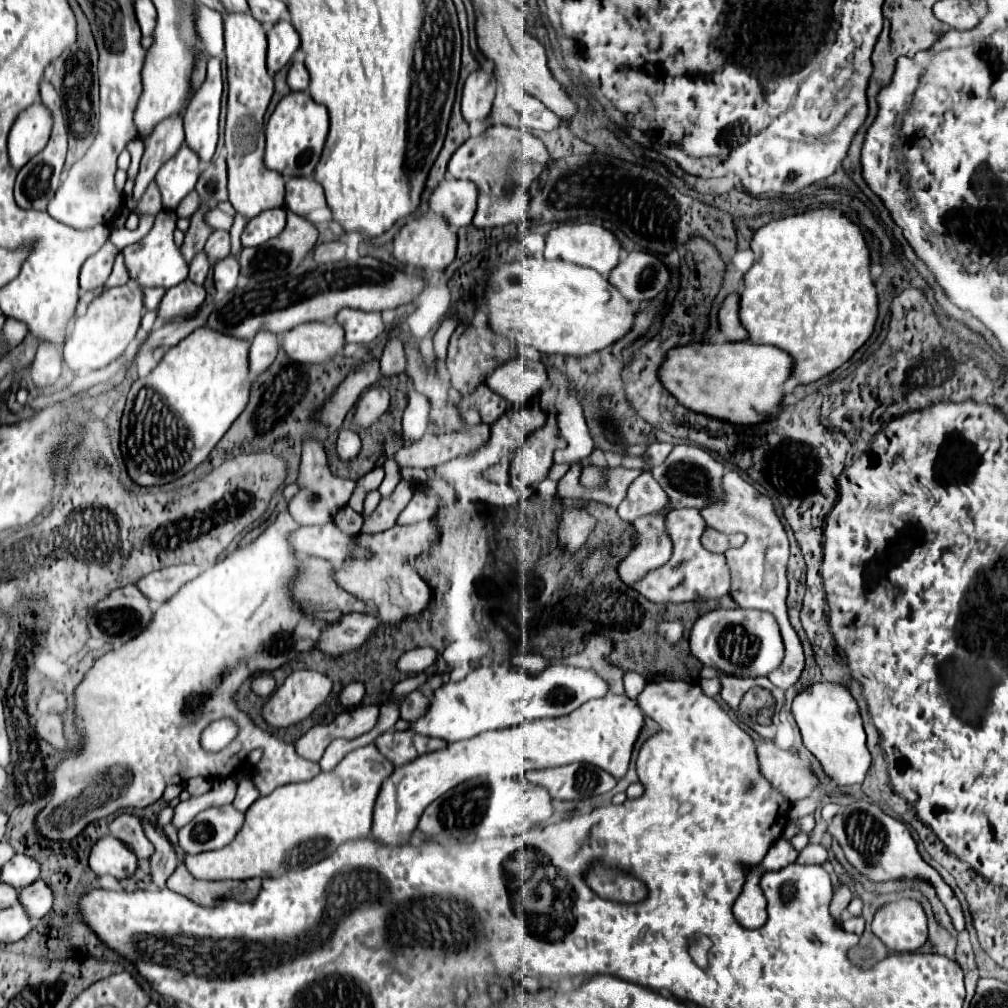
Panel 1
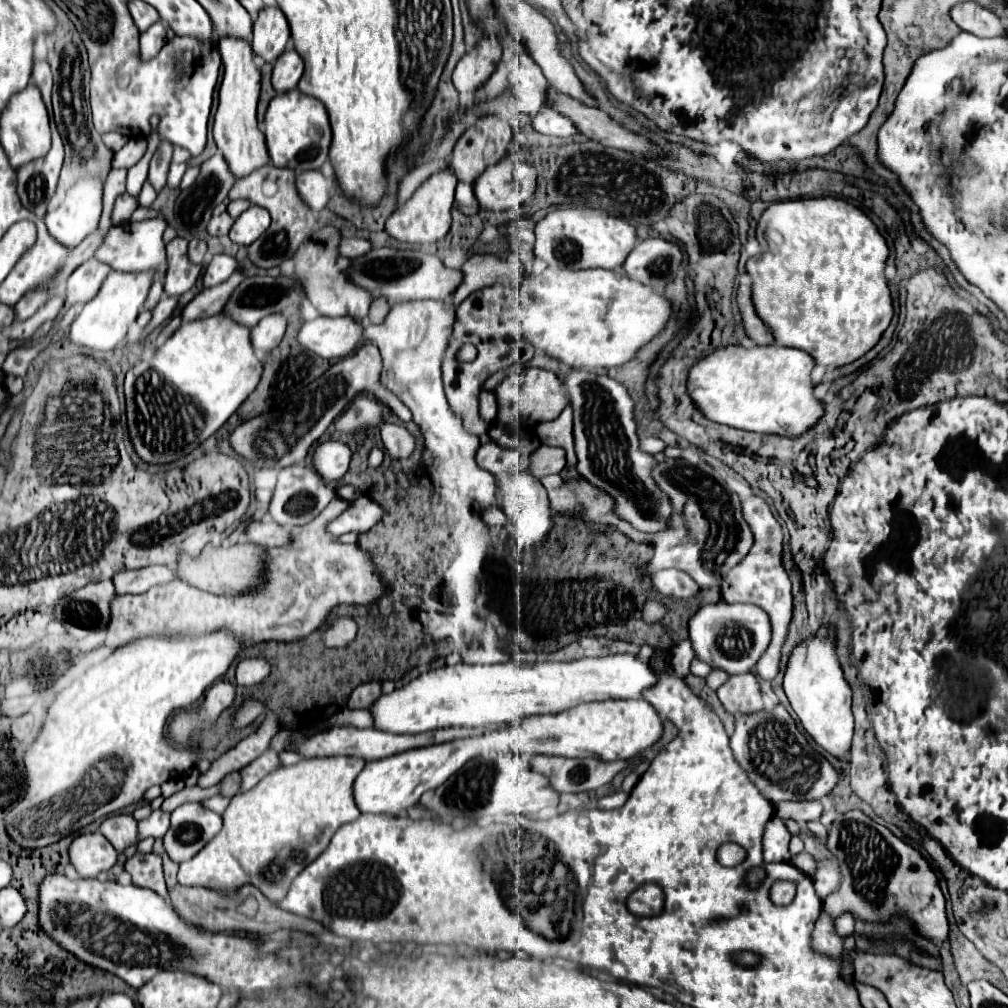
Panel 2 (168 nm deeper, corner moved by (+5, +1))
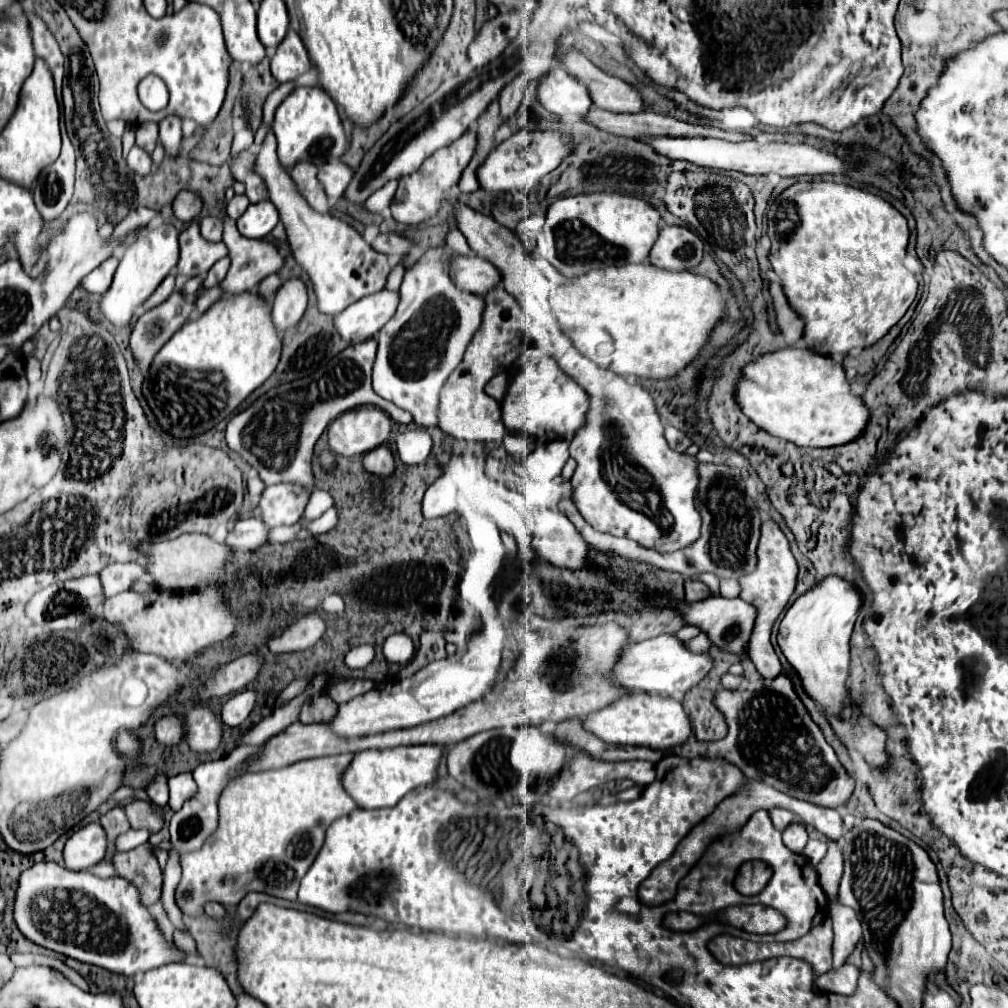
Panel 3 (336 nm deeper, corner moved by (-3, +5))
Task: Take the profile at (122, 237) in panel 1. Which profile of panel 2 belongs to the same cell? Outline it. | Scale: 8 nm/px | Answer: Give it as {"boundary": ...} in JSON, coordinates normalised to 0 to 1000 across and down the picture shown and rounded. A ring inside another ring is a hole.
{"boundary":[[[145,179],[145,183],[141,185],[141,190],[139,190],[139,204],[149,204],[151,200],[153,200],[153,196],[155,196],[155,188],[151,187],[151,183]]]}

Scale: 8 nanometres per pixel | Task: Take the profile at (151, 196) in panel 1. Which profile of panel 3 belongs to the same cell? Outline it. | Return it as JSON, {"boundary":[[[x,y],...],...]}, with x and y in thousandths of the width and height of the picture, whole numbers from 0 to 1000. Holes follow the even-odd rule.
{"boundary":[[[169,115],[169,117],[163,117],[161,123],[159,123],[159,141],[165,149],[165,153],[169,157],[175,157],[177,155],[177,149],[179,149],[179,141],[181,141],[181,127],[179,127],[179,117],[175,115]]]}

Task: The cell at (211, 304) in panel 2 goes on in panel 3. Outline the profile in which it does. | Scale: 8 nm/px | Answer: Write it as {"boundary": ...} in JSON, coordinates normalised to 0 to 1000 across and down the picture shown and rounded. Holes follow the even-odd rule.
{"boundary":[[[224,214],[224,220],[222,220],[222,242],[226,244],[226,250],[228,250],[228,258],[230,258],[230,264],[224,272],[224,276],[220,278],[218,286],[220,286],[220,292],[240,292],[240,290],[250,290],[260,276],[264,276],[266,272],[272,272],[280,266],[282,262],[282,256],[276,252],[276,248],[262,240],[262,238],[248,238],[248,236],[242,236],[236,228],[234,228],[234,220],[228,218]]]}

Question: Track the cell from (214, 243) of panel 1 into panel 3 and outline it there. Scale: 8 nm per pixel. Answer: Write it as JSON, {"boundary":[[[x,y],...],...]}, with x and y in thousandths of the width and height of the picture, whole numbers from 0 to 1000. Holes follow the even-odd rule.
{"boundary":[[[232,194],[228,200],[226,200],[226,204],[224,204],[224,210],[226,210],[226,214],[230,216],[230,218],[234,218],[234,216],[238,216],[240,214],[240,210],[246,206],[246,196],[244,194]]]}

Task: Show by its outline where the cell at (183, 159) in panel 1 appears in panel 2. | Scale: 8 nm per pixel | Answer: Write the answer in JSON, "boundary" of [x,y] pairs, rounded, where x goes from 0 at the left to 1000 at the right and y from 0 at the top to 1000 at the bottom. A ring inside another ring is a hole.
{"boundary":[[[171,161],[171,165],[169,165],[169,171],[167,171],[167,185],[169,185],[169,187],[175,187],[175,185],[179,183],[179,179],[181,179],[181,175],[183,175],[185,167],[187,167],[185,163]]]}

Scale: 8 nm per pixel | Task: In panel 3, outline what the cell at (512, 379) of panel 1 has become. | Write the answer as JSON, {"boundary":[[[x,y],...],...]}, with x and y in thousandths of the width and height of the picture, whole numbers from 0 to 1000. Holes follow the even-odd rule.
{"boundary":[[[536,353],[518,363],[514,373],[506,379],[502,395],[498,399],[498,419],[504,429],[508,431],[526,431],[528,435],[536,438],[546,438],[546,437],[563,437],[571,431],[571,427],[579,419],[579,409],[583,405],[583,395],[581,389],[563,373],[556,367],[556,363],[550,359],[548,353]]]}

